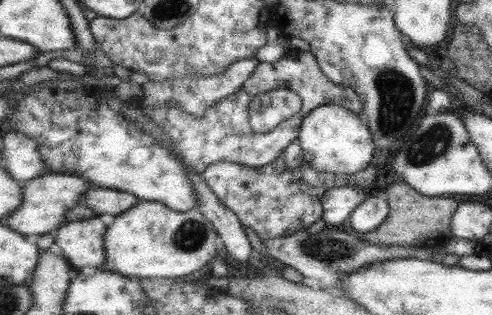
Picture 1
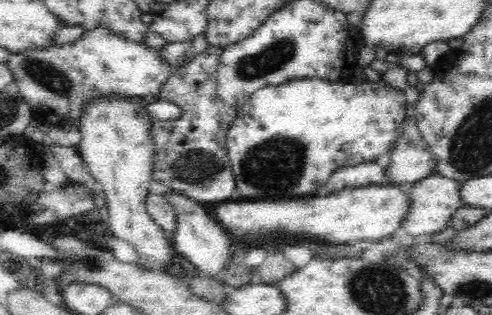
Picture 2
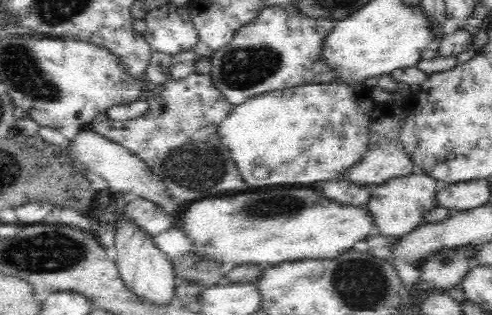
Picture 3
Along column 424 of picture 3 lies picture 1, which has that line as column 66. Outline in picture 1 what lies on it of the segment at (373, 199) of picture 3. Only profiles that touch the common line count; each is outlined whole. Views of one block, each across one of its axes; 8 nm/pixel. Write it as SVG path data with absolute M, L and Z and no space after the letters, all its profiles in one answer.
M41 174L35 180L29 180L25 184L21 184L23 188L23 200L19 204L19 208L15 208L15 212L11 212L7 218L3 218L1 222L11 228L13 232L19 232L23 236L27 236L29 240L41 236L41 234L53 234L59 226L63 226L65 214L69 208L77 206L79 200L83 198L83 192L89 190L89 182L83 180L81 176L63 176L63 174Z

